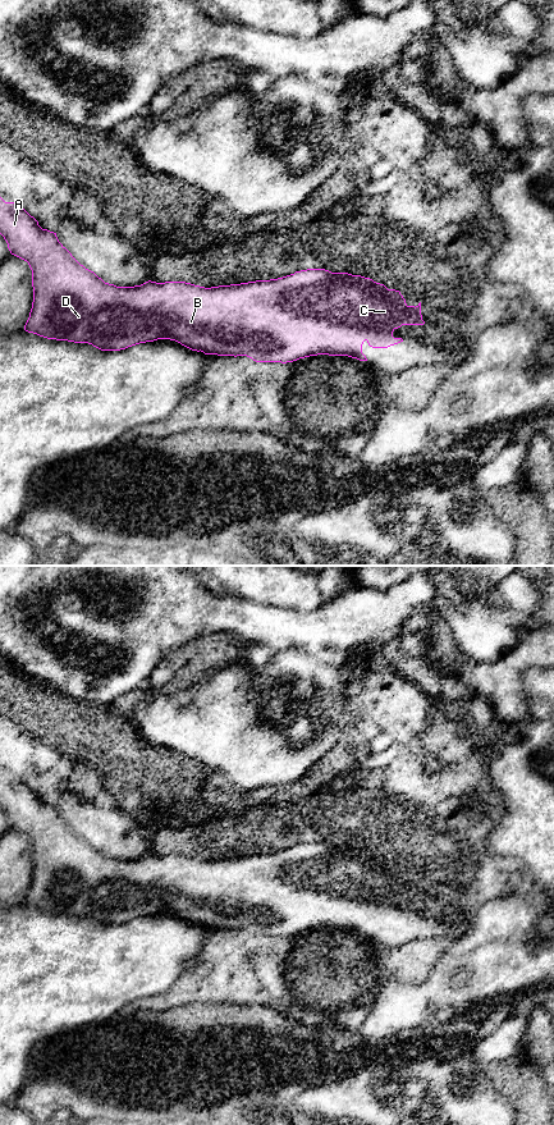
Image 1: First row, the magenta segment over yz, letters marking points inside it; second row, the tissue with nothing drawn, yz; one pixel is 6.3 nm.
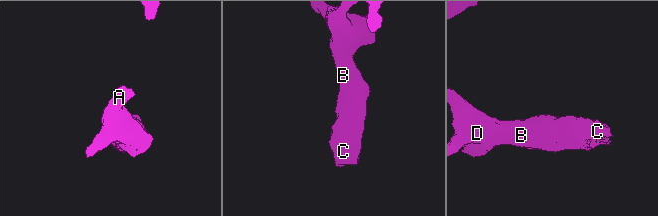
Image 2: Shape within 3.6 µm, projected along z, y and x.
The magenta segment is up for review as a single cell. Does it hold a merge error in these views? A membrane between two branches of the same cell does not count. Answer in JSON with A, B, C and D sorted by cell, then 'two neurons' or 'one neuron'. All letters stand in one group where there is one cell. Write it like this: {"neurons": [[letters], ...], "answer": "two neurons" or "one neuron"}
{"neurons": [["A", "B", "C", "D"]], "answer": "one neuron"}

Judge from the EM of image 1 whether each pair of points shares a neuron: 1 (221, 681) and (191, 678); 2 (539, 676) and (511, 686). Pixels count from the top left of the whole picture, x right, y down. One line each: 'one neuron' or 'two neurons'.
1: two neurons
2: two neurons

